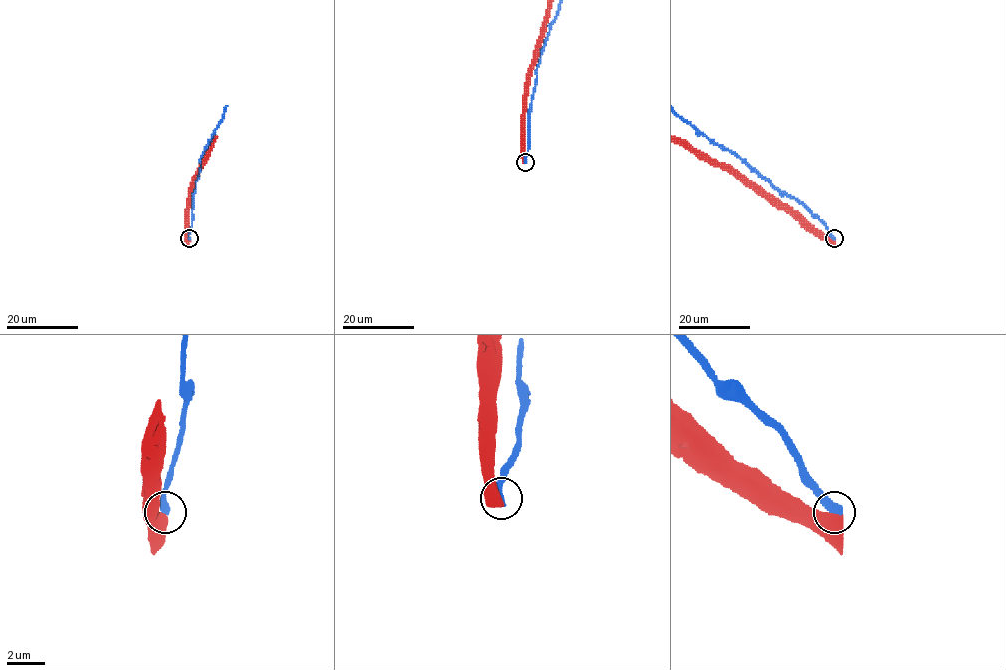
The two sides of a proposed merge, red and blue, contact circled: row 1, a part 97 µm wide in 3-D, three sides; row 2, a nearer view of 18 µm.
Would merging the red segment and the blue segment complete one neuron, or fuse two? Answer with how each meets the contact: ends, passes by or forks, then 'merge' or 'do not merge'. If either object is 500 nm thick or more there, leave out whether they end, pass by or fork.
do not merge

